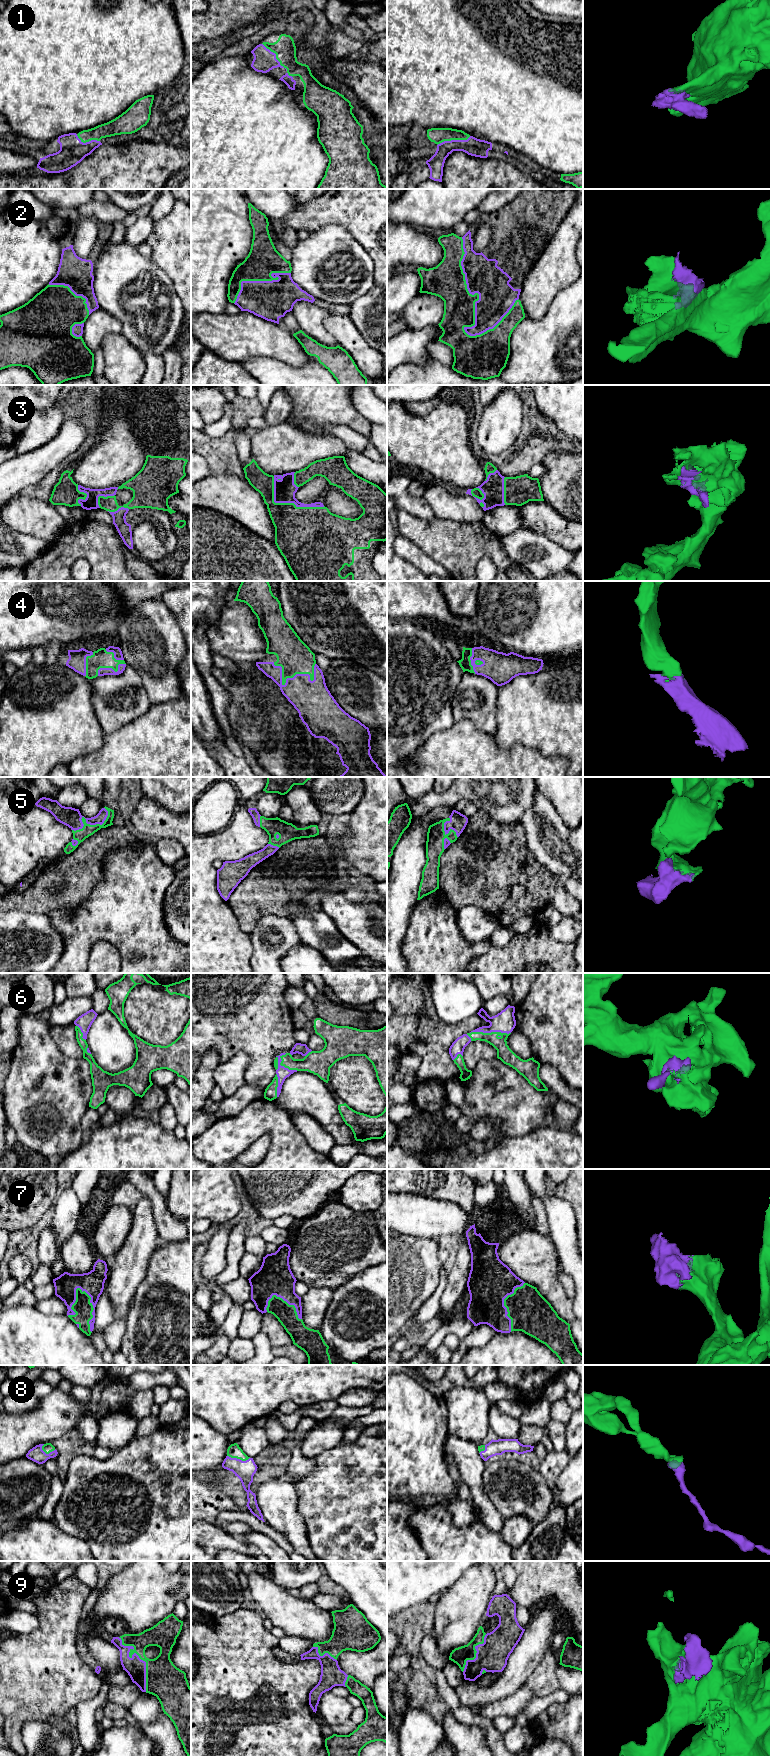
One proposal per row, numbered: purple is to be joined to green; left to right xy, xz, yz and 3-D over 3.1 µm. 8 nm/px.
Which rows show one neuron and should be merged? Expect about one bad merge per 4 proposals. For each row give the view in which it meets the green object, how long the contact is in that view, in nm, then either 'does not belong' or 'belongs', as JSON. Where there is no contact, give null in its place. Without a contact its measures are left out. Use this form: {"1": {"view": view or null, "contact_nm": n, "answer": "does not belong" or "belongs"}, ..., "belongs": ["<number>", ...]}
{"1": {"view": "yz", "contact_nm": 280, "answer": "belongs"}, "2": {"view": "yz", "contact_nm": 800, "answer": "belongs"}, "3": {"view": "xz", "contact_nm": 480, "answer": "belongs"}, "4": {"view": "xz", "contact_nm": 360, "answer": "belongs"}, "5": {"view": "xy", "contact_nm": 340, "answer": "belongs"}, "6": {"view": "xz", "contact_nm": 200, "answer": "belongs"}, "7": {"view": "xy", "contact_nm": 380, "answer": "belongs"}, "8": {"view": "xz", "contact_nm": 190, "answer": "belongs"}, "9": {"view": "xy", "contact_nm": 500, "answer": "belongs"}, "belongs": ["1", "2", "3", "4", "5", "6", "7", "8", "9"]}

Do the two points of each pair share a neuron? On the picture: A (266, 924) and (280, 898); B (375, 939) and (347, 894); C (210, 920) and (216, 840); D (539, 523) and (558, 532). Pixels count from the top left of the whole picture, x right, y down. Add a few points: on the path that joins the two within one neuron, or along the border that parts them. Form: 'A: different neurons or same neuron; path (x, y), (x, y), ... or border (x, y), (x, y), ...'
A: different neurons; border (290, 917), (264, 914), (253, 928)
B: same neuron; path (370, 928), (354, 912), (350, 905)
C: same neuron; path (204, 900), (204, 860)
D: same neuron; path (544, 523), (549, 523), (553, 527)

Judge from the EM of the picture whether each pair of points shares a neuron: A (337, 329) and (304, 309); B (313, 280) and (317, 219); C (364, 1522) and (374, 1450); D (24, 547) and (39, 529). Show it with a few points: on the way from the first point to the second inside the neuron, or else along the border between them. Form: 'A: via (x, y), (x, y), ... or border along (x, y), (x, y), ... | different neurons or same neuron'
A: border along (329, 314), (324, 320), (324, 328), (336, 340) | different neurons
B: border along (339, 225), (326, 224), (309, 234) | different neurons
C: via (374, 1504), (374, 1468) | same neuron
D: border along (11, 527), (51, 543) | different neurons

